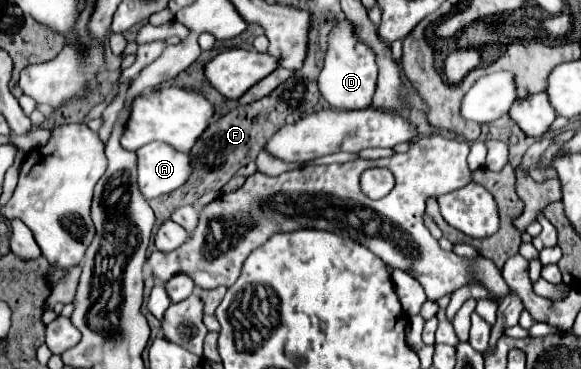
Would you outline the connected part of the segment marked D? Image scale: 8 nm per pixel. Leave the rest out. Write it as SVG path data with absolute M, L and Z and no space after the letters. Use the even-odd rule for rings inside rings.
M339 20L327 38L327 54L323 60L323 68L319 72L319 92L327 100L329 106L337 110L363 110L371 104L373 92L377 86L377 62L373 50L359 42L357 34L353 32L351 22Z

